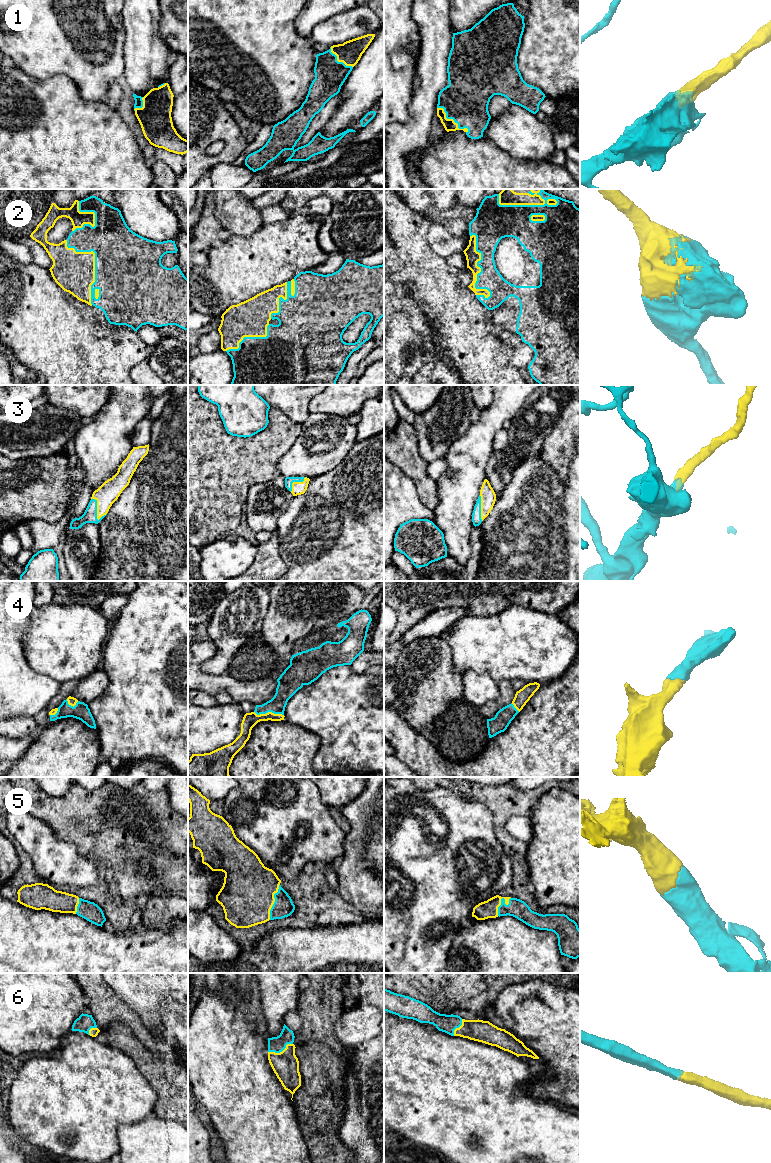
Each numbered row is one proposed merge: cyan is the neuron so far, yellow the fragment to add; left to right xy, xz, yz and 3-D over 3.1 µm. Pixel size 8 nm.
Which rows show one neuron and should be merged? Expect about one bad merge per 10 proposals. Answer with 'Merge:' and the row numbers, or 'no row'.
Merge: 1, 2, 3, 4, 5, 6

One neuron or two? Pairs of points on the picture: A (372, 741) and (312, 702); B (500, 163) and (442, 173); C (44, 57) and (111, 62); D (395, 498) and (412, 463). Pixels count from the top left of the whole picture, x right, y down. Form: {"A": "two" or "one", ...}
{"A": "one", "B": "one", "C": "one", "D": "two"}

